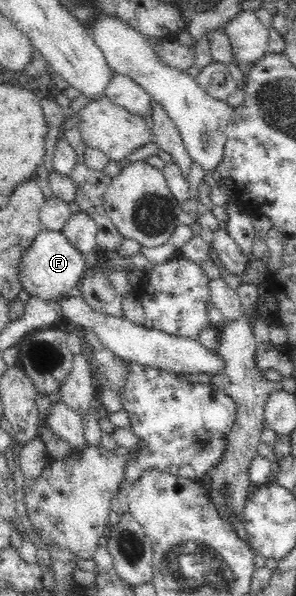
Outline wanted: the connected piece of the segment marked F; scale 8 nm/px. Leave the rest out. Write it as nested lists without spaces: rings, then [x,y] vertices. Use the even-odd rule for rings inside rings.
[[[42,230],[19,260],[18,279],[31,297],[57,303],[63,296],[69,296],[79,280],[83,280],[81,276],[88,266],[89,260],[78,252],[62,231]]]

